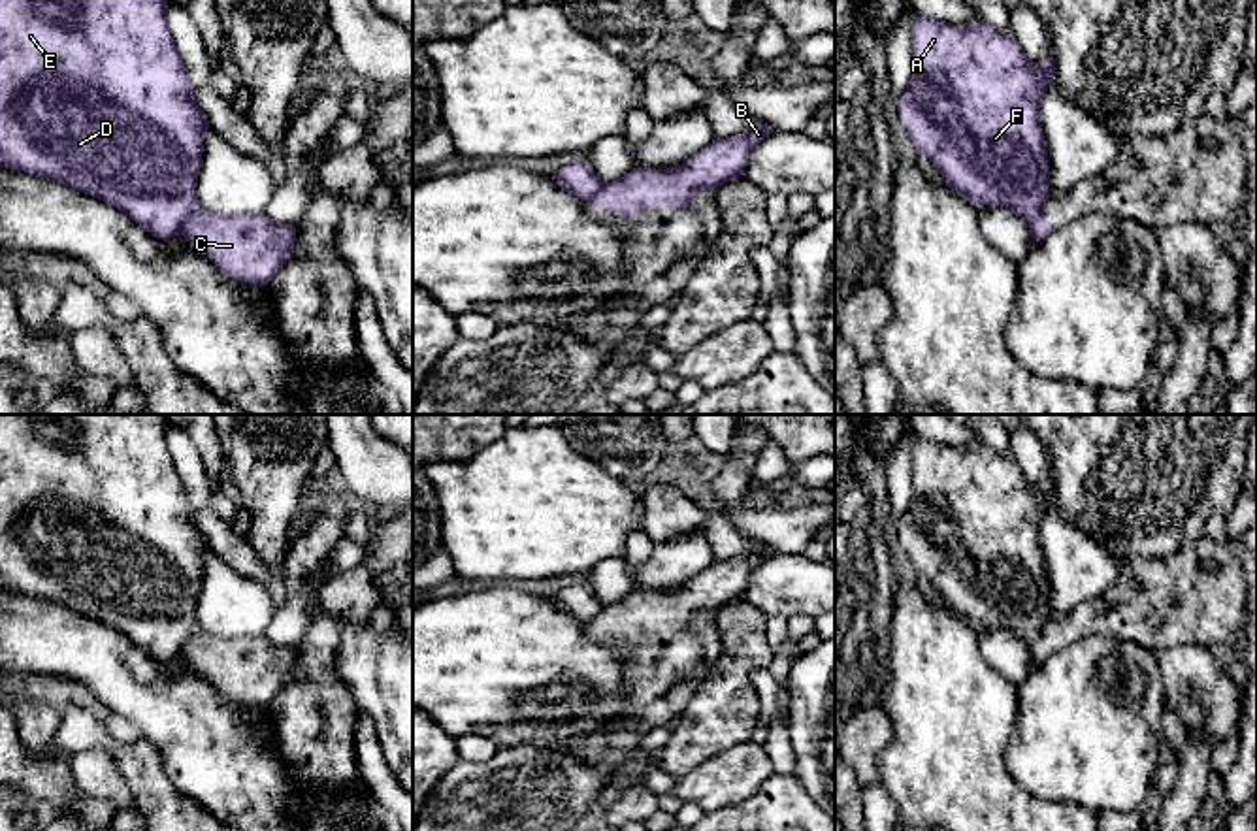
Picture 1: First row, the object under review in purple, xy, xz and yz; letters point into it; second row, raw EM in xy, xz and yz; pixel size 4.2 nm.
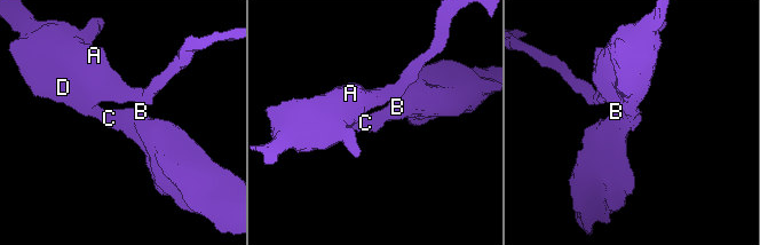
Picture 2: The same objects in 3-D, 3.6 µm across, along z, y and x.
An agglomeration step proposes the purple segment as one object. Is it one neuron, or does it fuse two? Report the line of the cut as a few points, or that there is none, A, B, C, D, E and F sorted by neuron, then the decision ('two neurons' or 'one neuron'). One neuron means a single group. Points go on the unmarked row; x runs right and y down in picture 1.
xy (196, 626), (174, 656) | A D E F / B C | two neurons

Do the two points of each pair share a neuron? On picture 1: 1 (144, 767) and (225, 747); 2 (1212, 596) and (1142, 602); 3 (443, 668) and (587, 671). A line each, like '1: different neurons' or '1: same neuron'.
1: different neurons
2: same neuron
3: same neuron

